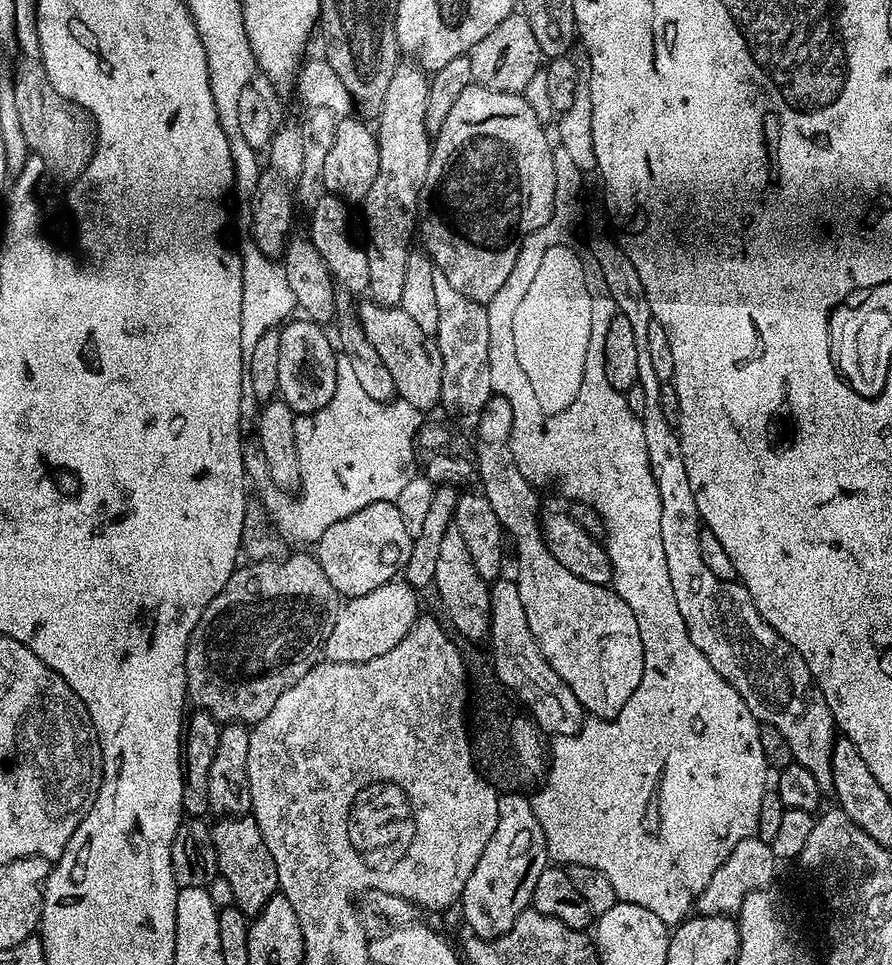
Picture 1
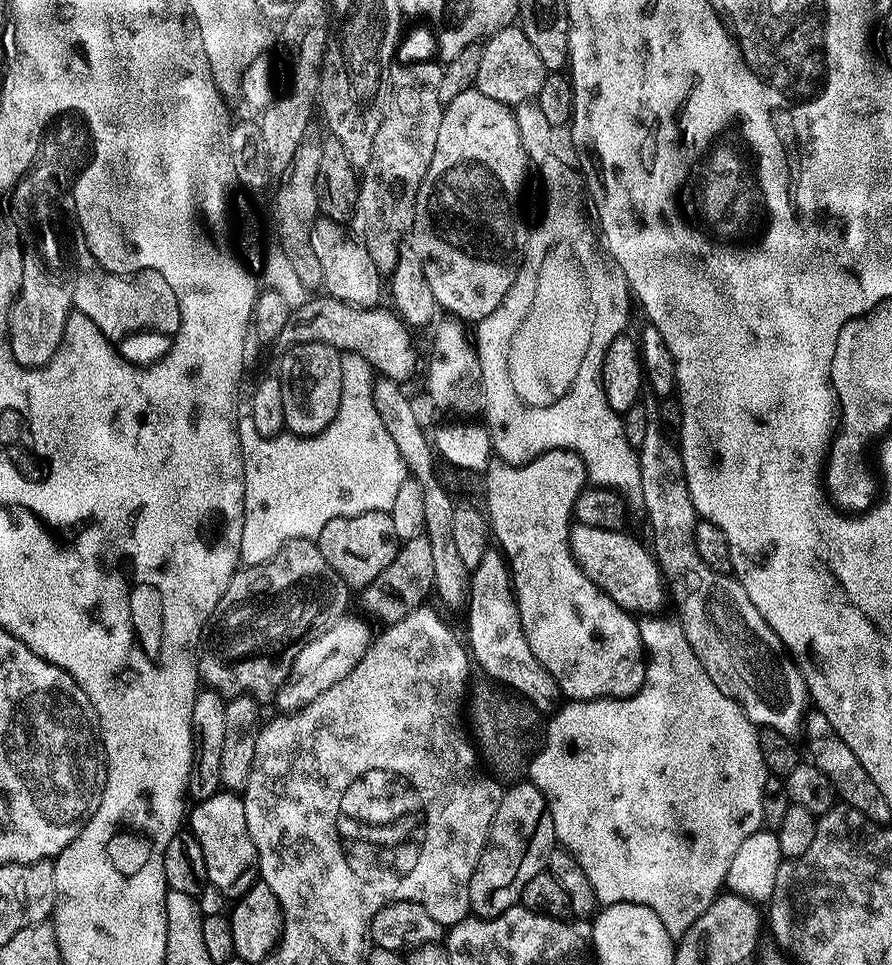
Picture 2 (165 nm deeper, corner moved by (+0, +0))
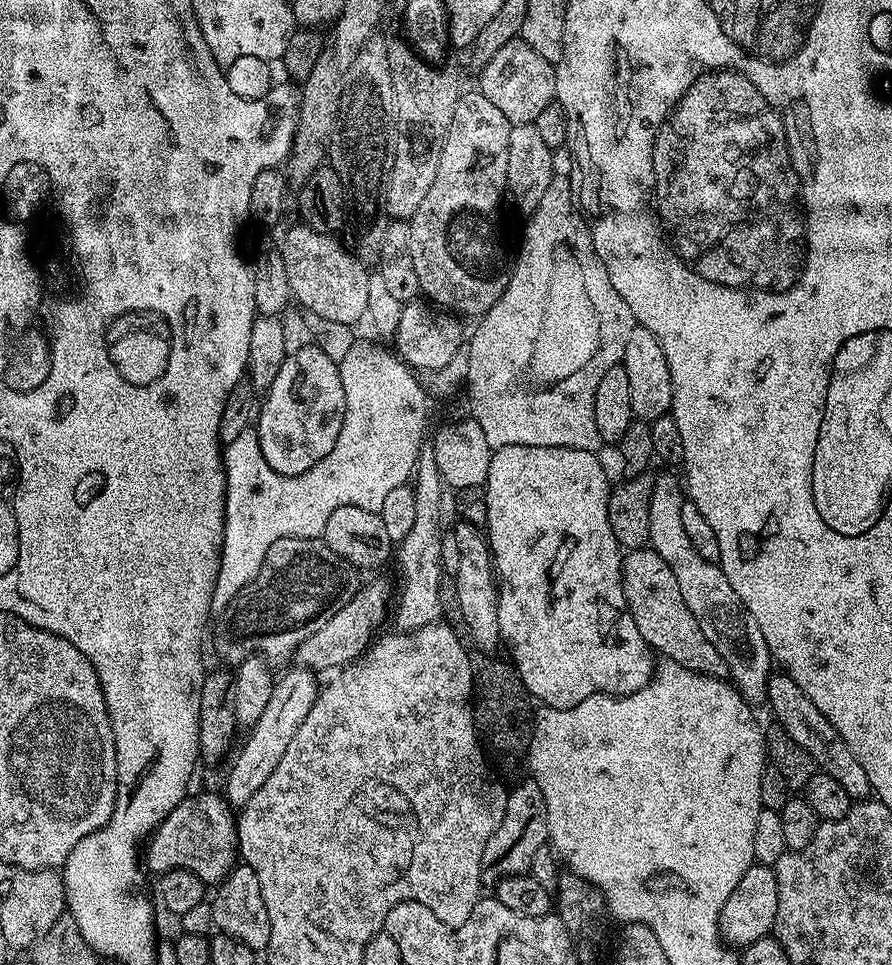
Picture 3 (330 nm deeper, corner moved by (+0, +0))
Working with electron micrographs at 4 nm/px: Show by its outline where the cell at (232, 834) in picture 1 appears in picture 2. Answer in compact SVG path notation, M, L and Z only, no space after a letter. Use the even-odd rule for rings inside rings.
M221 790L210 798L191 805L186 816L190 835L202 846L202 859L206 862L206 874L211 887L219 890L229 901L239 900L260 875L258 850L250 830L246 826L246 810L243 799L235 791Z

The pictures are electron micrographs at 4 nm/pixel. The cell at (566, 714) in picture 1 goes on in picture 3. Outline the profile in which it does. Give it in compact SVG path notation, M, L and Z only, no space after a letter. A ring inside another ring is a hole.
M463 522L457 523L454 531L457 536L458 553L461 559L458 570L454 575L456 581L456 600L460 603L460 616L472 635L472 640L477 644L479 651L484 654L492 654L497 650L496 644L501 643L500 627L498 626L498 606L496 605L496 593L498 581L494 575L492 562L492 550L488 547L485 533Z

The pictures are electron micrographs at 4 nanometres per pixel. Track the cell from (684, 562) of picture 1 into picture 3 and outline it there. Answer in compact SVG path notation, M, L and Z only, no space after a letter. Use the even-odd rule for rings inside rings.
M662 474L656 476L654 494L650 494L648 544L658 554L658 558L662 558L662 562L666 562L666 566L670 566L670 570L674 570L674 579L678 581L678 590L682 590L682 598L685 600L686 606L690 606L690 614L694 614L702 634L706 634L706 638L710 638L714 650L718 650L718 654L722 654L724 663L728 665L728 676L736 691L749 702L763 701L768 695L768 677L774 672L772 652L768 648L768 643L758 622L754 622L754 618L746 610L746 606L738 598L738 594L734 594L719 563L702 558L702 554L698 554L698 550L694 550L694 546L690 546L690 538L686 538L686 529L682 527L682 506L686 503L686 492L681 481L677 477L676 480L672 476L662 476Z

